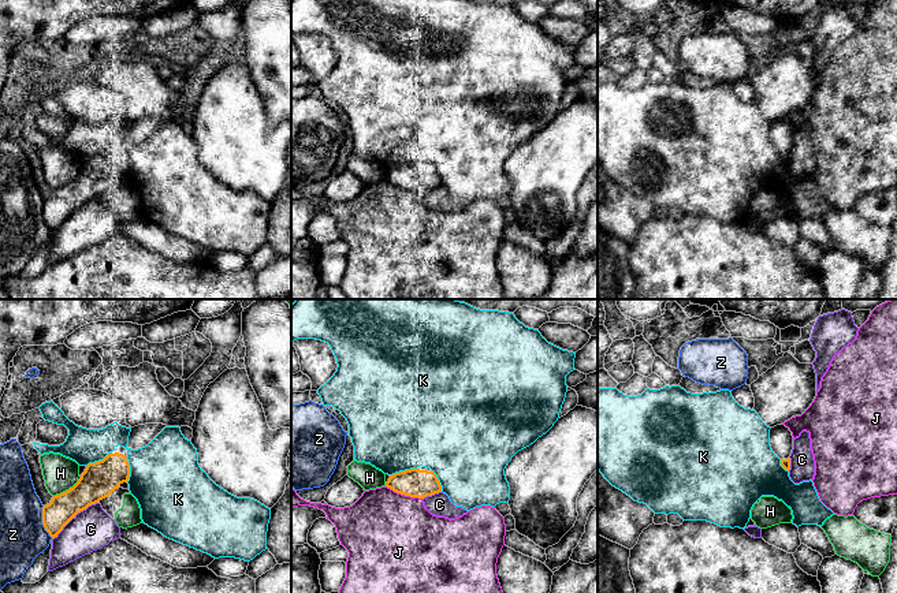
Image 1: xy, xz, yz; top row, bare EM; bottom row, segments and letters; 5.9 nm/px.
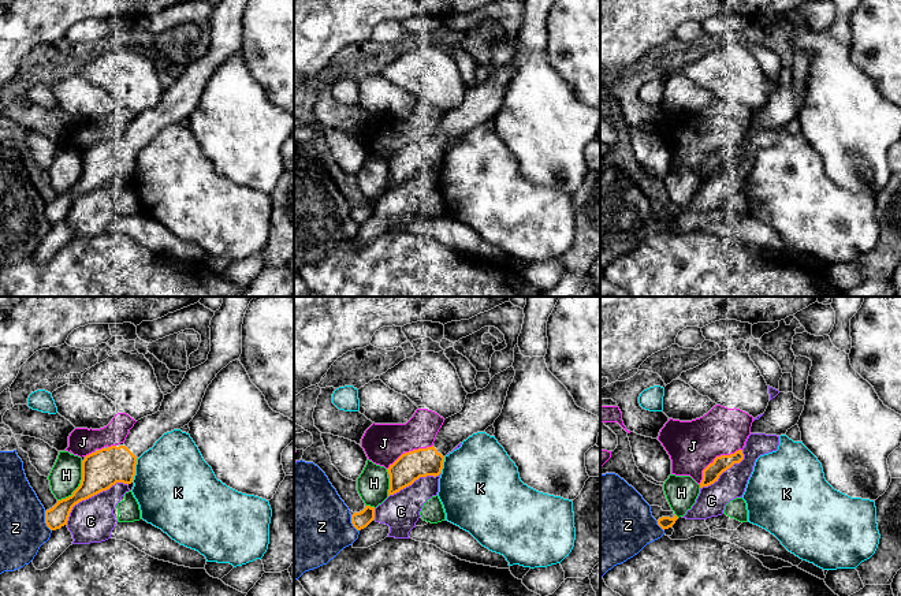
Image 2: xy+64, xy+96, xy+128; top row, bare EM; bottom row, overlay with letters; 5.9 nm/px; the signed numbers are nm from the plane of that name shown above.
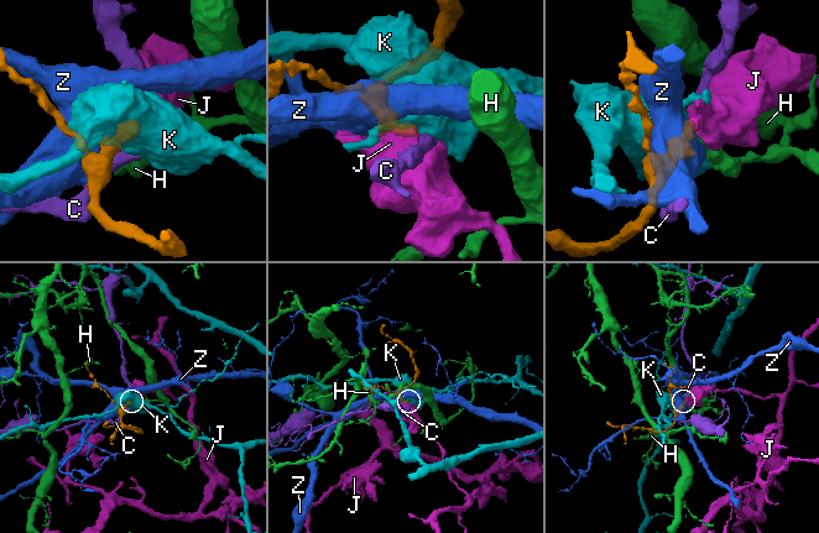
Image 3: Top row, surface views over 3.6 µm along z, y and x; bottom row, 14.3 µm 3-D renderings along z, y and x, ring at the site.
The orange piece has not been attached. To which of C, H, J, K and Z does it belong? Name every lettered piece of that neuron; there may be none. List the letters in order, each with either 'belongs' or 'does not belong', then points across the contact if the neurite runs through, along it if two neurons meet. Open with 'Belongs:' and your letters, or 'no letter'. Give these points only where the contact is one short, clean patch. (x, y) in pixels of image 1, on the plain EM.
Belongs: no letter
C: does not belong
H: does not belong; border along xy (78, 174), (54, 190)
J: does not belong
K: does not belong
Z: does not belong

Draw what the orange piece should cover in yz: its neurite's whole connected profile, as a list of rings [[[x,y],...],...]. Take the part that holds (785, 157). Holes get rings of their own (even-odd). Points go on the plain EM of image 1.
[[[777,119],[770,123],[770,139],[773,146],[781,153],[781,160],[790,164],[790,148],[793,143],[793,130],[785,119]]]

